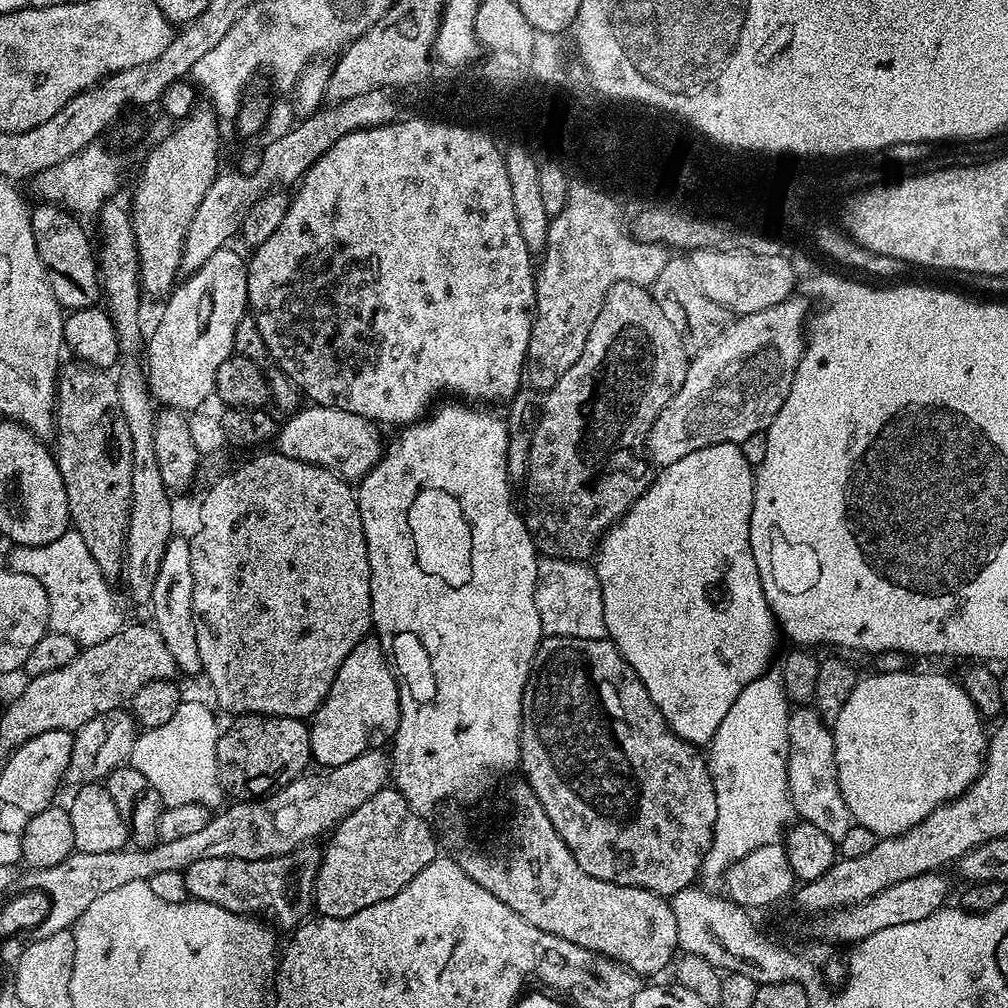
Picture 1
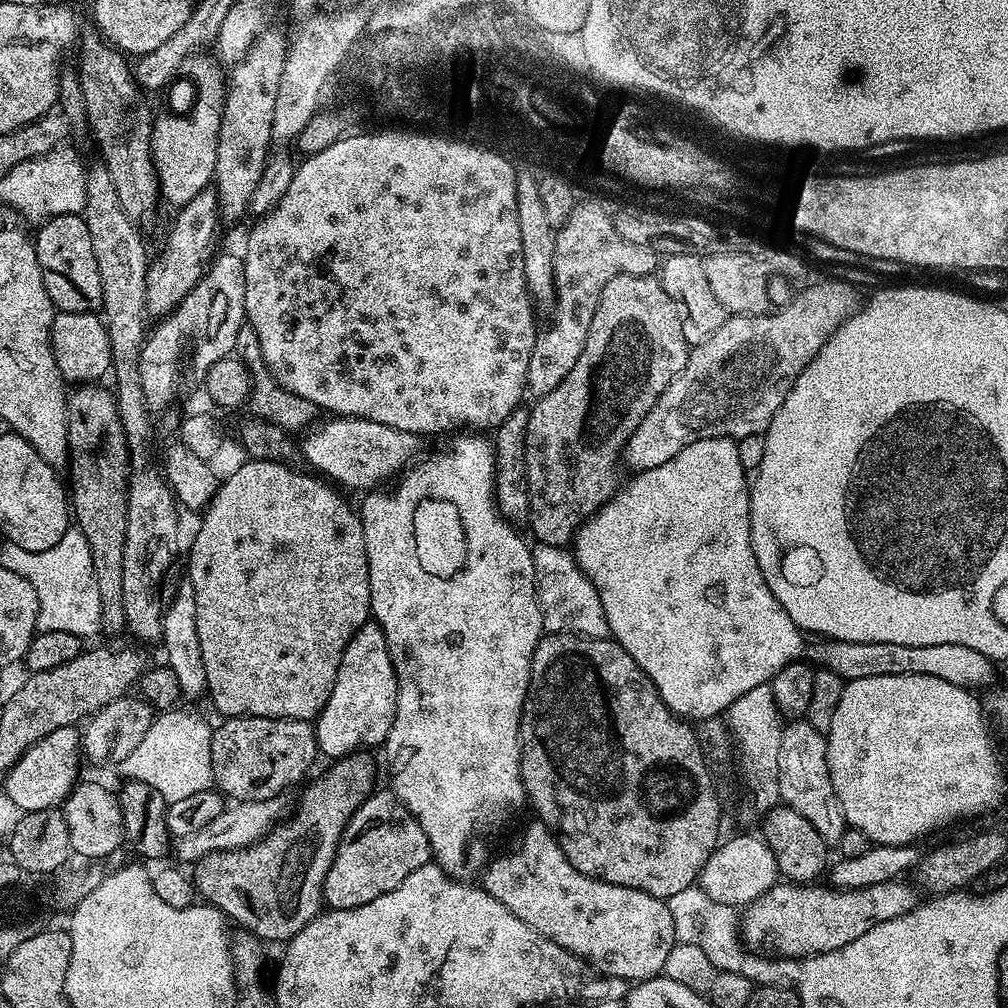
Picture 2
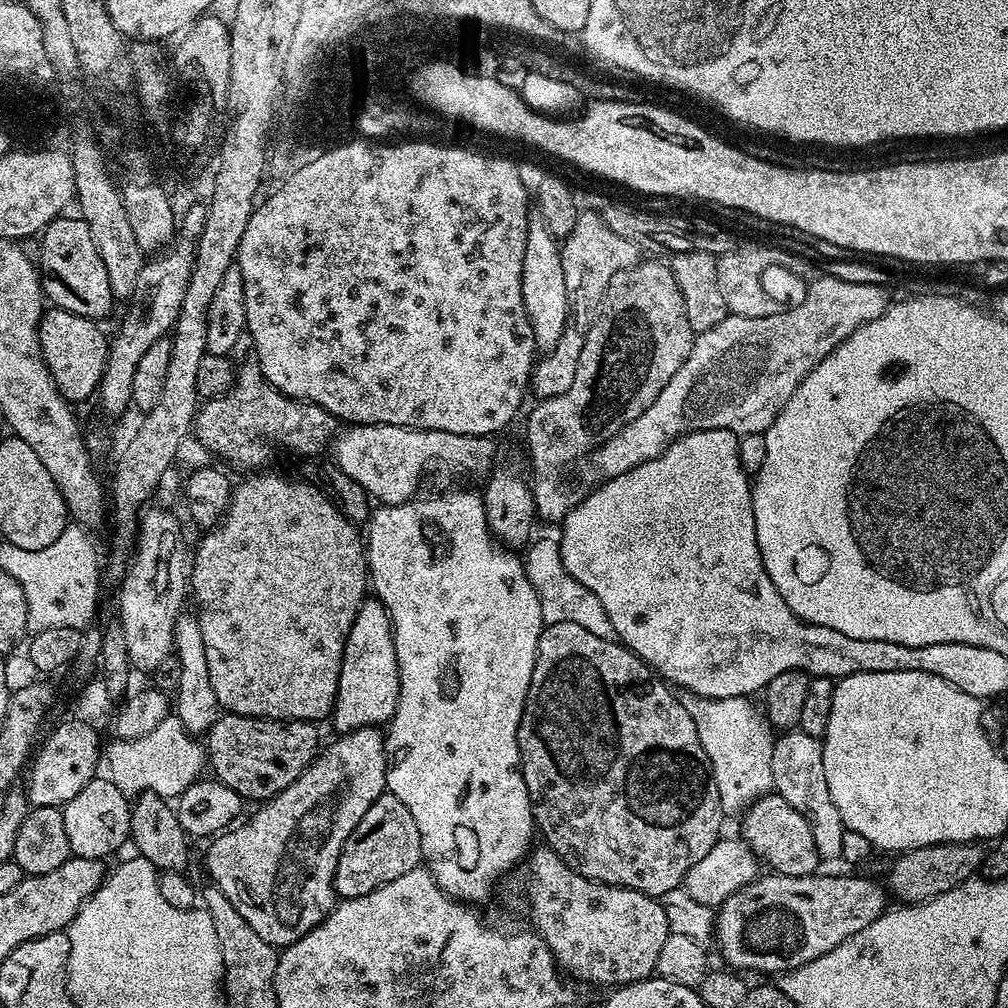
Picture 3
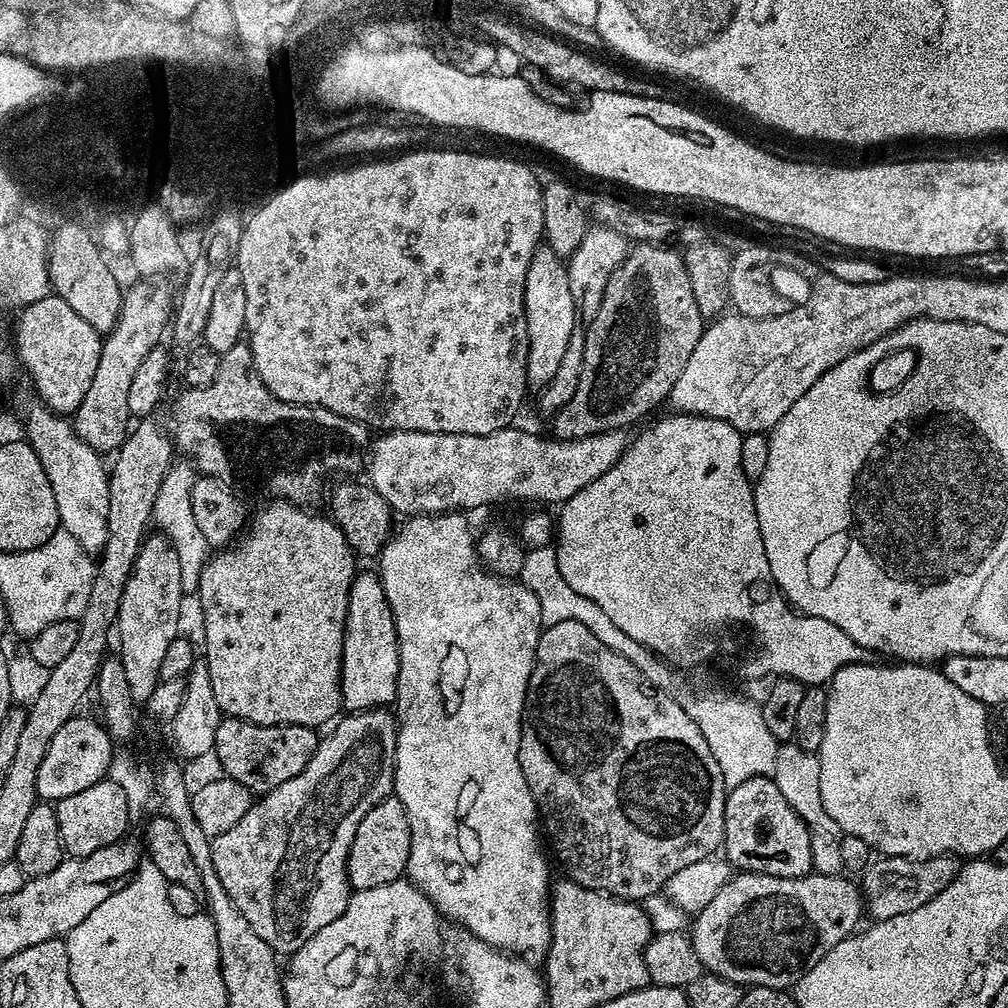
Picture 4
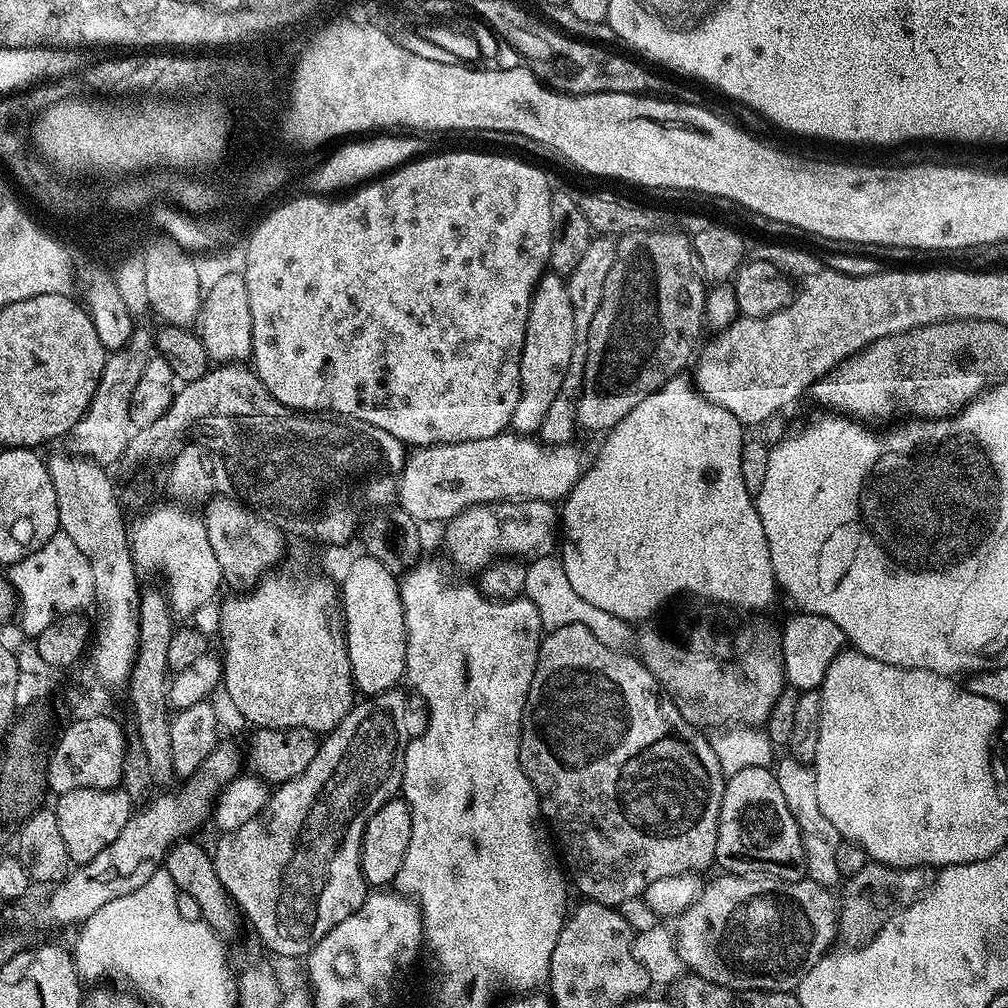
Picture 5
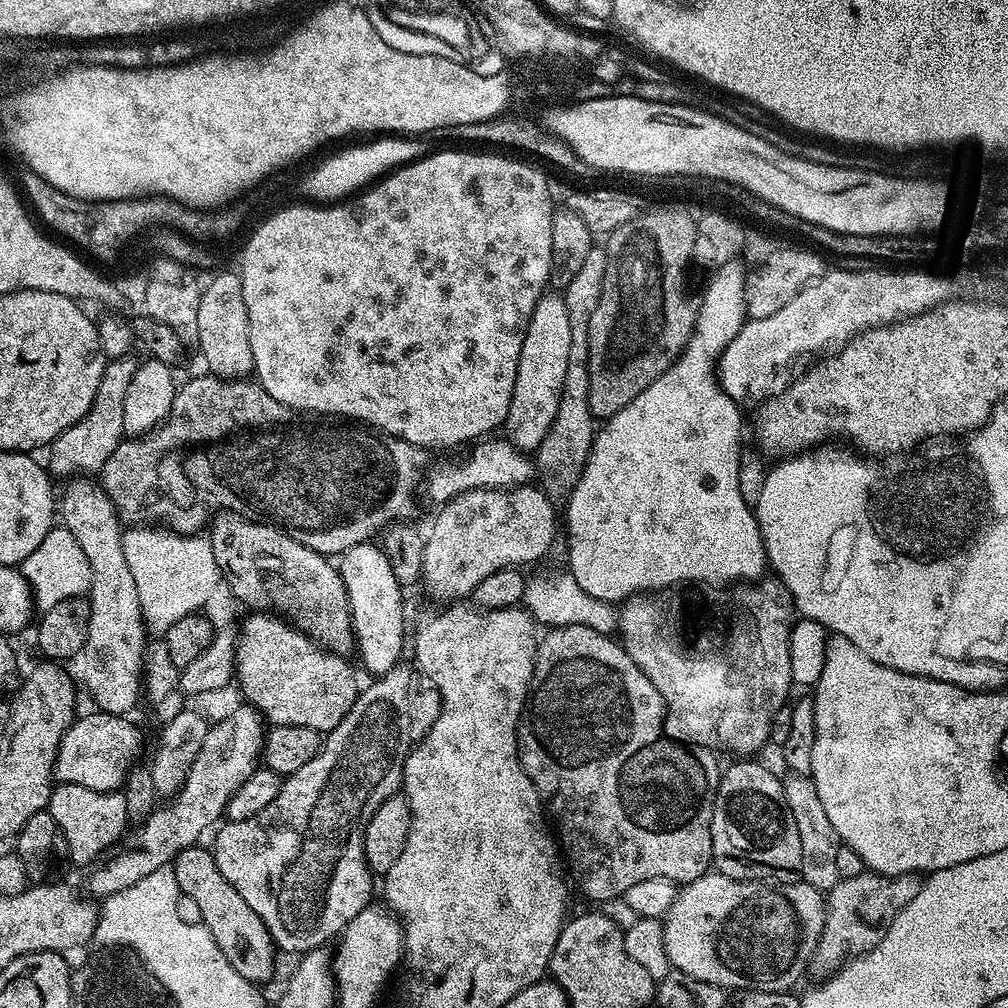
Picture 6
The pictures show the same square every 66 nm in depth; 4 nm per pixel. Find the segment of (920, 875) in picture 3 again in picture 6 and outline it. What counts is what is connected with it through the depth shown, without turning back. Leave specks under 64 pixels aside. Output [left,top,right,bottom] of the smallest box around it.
[814,870,922,970]

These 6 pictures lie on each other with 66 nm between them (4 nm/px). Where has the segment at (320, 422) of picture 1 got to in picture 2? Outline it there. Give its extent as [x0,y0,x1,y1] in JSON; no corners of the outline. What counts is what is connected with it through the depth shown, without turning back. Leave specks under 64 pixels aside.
[302,416,418,490]

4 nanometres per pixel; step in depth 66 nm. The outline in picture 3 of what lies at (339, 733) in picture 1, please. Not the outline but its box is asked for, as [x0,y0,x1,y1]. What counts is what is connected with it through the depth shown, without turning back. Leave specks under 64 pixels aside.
[330,598,400,733]

